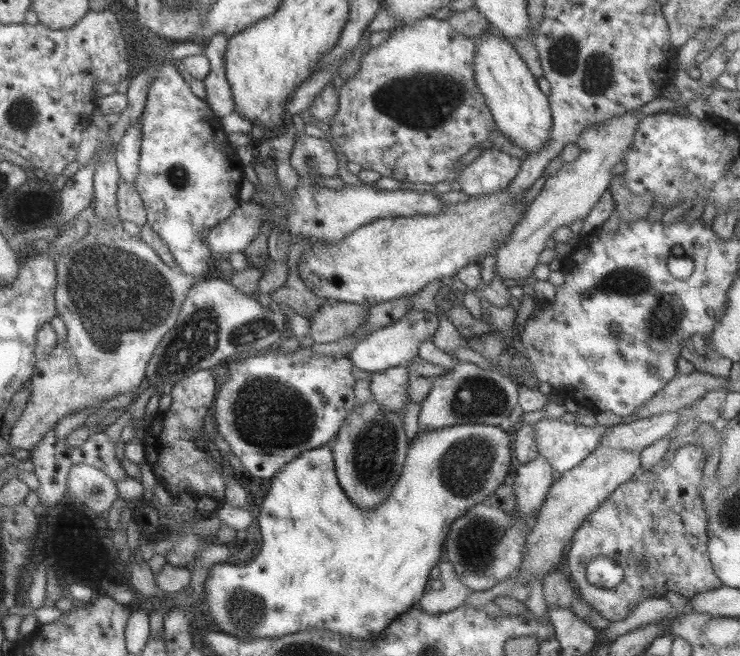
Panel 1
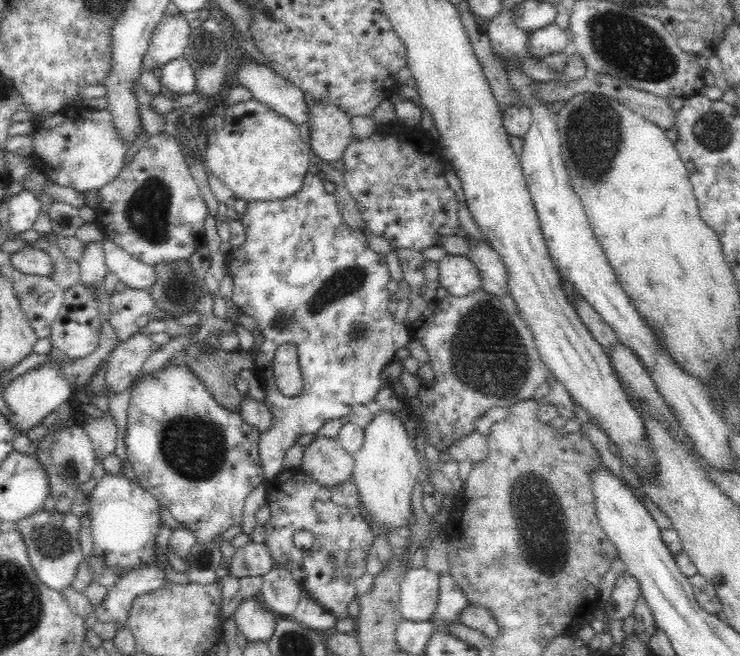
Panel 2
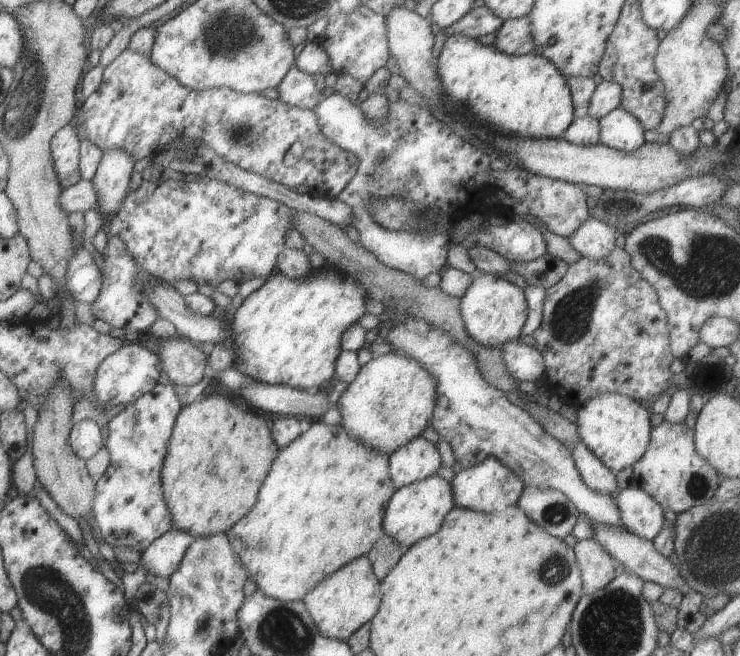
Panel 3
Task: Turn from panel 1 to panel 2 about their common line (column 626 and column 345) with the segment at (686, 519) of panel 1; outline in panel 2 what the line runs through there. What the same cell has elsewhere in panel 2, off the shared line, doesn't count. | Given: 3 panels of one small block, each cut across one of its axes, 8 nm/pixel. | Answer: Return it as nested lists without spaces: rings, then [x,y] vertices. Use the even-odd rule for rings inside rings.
[[[284,469],[280,471],[266,486],[272,488],[268,490],[268,504],[270,508],[270,518],[265,524],[267,533],[265,545],[270,550],[270,555],[275,562],[281,562],[298,584],[301,590],[308,591],[312,599],[320,604],[324,610],[329,611],[336,618],[348,617],[348,604],[356,596],[356,580],[359,579],[366,570],[366,557],[373,550],[374,533],[368,523],[360,516],[358,509],[359,492],[355,483],[351,480],[327,487],[322,486],[316,479],[309,477],[299,469]],[[299,530],[310,530],[314,536],[313,545],[310,549],[299,549],[294,545],[293,536]]]

